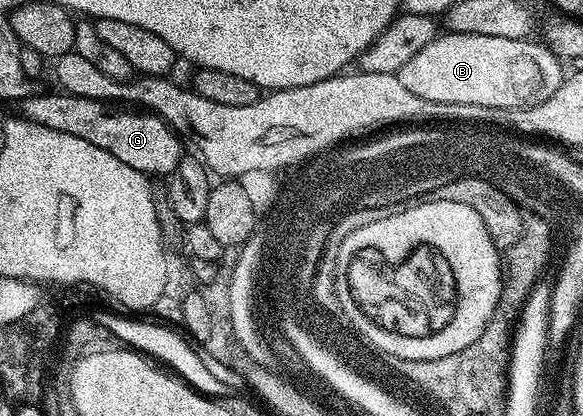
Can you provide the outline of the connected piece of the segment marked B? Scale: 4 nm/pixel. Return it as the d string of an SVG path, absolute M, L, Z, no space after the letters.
M441 33L422 52L410 56L402 64L399 77L402 84L422 96L422 100L434 100L446 104L478 104L499 110L519 110L526 106L537 106L542 100L554 96L562 81L560 74L561 59L555 58L547 46L539 41L523 38L503 38L502 36L474 36L473 34Z

